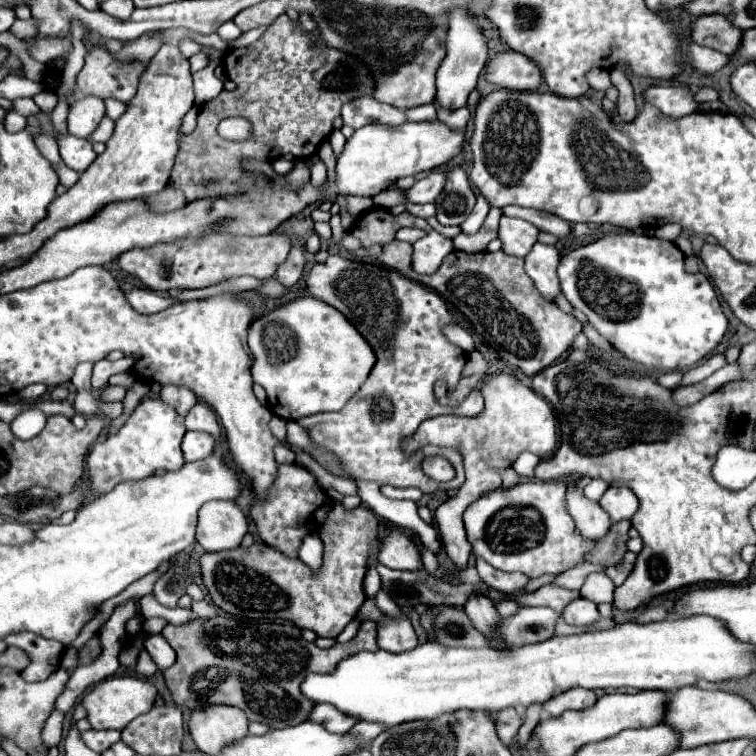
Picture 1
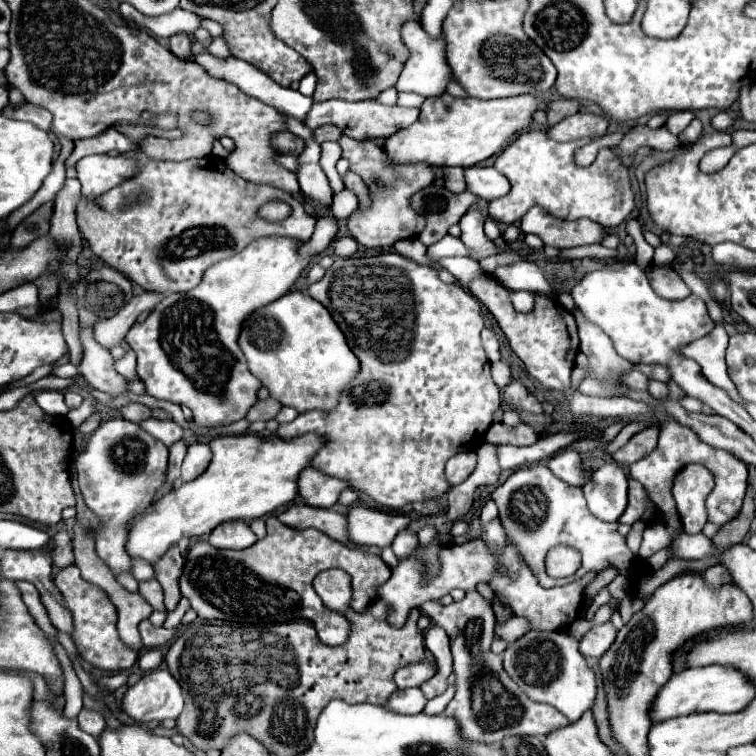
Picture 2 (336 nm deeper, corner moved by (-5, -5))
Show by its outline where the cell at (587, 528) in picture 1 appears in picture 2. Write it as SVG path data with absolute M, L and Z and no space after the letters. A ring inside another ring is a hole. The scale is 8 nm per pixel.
M558 451L558 455L550 457L548 467L556 477L570 485L582 487L586 483L586 479L582 479L582 459L576 451Z

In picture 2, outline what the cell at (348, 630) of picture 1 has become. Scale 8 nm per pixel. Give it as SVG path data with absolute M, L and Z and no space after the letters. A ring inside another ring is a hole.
M466 593L460 603L452 603L446 607L438 603L424 603L420 611L434 619L434 623L440 625L450 637L456 673L456 693L444 713L454 715L462 723L462 735L466 735L466 739L500 743L502 739L512 735L544 737L550 731L570 723L558 709L544 703L534 703L532 699L522 695L520 687L508 677L502 667L502 657L490 651L496 617L490 601L486 601L480 593Z

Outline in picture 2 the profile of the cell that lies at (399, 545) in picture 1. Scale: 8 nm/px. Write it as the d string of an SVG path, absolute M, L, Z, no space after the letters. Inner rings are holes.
M352 507L346 513L348 537L356 545L376 545L386 547L394 537L412 523L410 515L382 513L366 507Z

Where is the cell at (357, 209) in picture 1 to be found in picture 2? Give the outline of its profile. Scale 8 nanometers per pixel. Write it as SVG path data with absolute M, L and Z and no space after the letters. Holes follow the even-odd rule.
M348 171L348 173L344 175L344 183L346 183L348 189L356 191L358 201L360 201L360 209L366 209L366 207L370 205L370 197L368 197L368 189L366 189L366 185L362 183L360 175L356 175L354 171Z

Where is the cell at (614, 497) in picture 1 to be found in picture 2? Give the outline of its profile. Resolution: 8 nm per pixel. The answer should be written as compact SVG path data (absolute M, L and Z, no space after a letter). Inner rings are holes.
M608 461L602 467L594 469L584 491L588 509L594 517L614 523L626 509L626 473L624 467L616 461Z

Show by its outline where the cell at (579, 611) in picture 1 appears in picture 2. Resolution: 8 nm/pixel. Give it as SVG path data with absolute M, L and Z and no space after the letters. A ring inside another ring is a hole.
M608 621L604 625L598 625L594 629L590 629L582 641L580 641L580 651L584 657L602 657L606 653L606 649L614 643L616 639L616 629L614 625Z

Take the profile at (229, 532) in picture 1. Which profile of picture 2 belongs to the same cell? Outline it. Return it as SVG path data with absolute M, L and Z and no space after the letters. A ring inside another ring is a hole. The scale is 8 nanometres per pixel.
M230 521L218 525L208 541L218 549L246 549L256 541L256 535L246 521Z

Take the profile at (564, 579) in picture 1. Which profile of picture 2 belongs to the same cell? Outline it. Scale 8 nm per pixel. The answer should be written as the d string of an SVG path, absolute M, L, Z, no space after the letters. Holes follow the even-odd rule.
M512 615L510 621L506 619L502 625L496 625L496 635L506 639L508 643L522 637L526 631L530 629L530 623L524 619L524 617L518 617L518 615Z

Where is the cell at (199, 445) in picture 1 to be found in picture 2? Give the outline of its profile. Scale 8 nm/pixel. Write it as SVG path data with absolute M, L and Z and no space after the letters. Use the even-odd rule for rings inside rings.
M194 443L188 447L188 453L182 463L182 481L192 481L202 475L212 459L212 451L206 443Z

